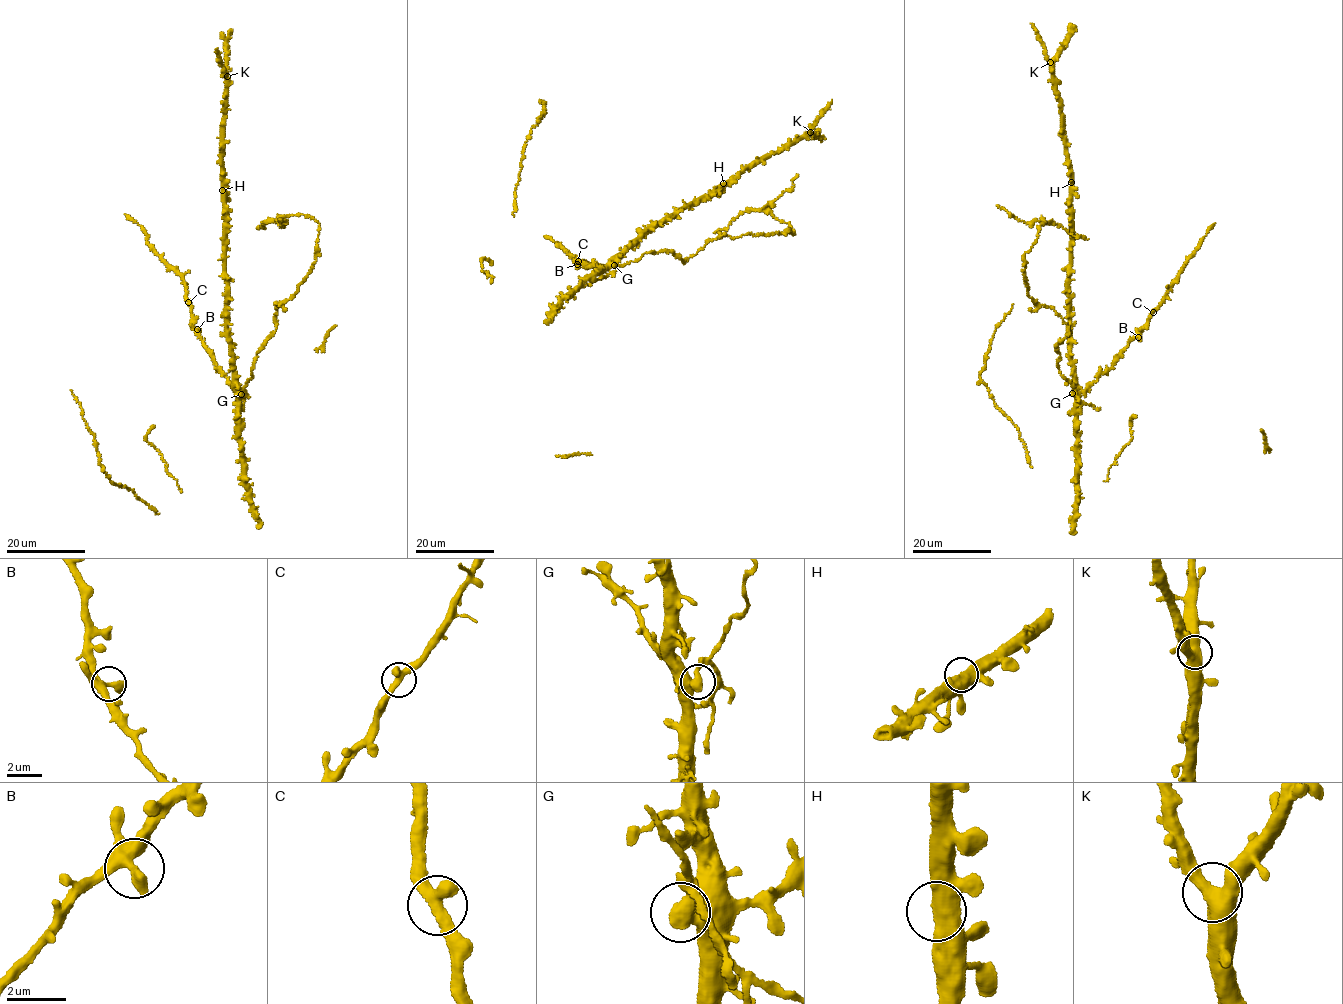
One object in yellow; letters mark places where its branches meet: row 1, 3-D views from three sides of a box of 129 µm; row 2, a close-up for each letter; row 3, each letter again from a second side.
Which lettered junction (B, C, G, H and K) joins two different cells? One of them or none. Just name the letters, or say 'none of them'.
G

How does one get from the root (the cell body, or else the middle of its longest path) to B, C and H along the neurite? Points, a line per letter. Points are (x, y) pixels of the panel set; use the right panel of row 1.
B: (1075, 384), (1081, 391), (1089, 388), (1111, 368), (1129, 342), (1138, 337)
C: (1075, 384), (1076, 389), (1084, 391), (1111, 368), (1152, 312)
H: (1075, 384), (1068, 315), (1071, 182)

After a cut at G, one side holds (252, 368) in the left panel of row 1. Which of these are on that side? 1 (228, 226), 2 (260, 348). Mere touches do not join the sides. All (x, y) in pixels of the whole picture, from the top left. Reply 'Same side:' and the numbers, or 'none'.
Same side: 2

